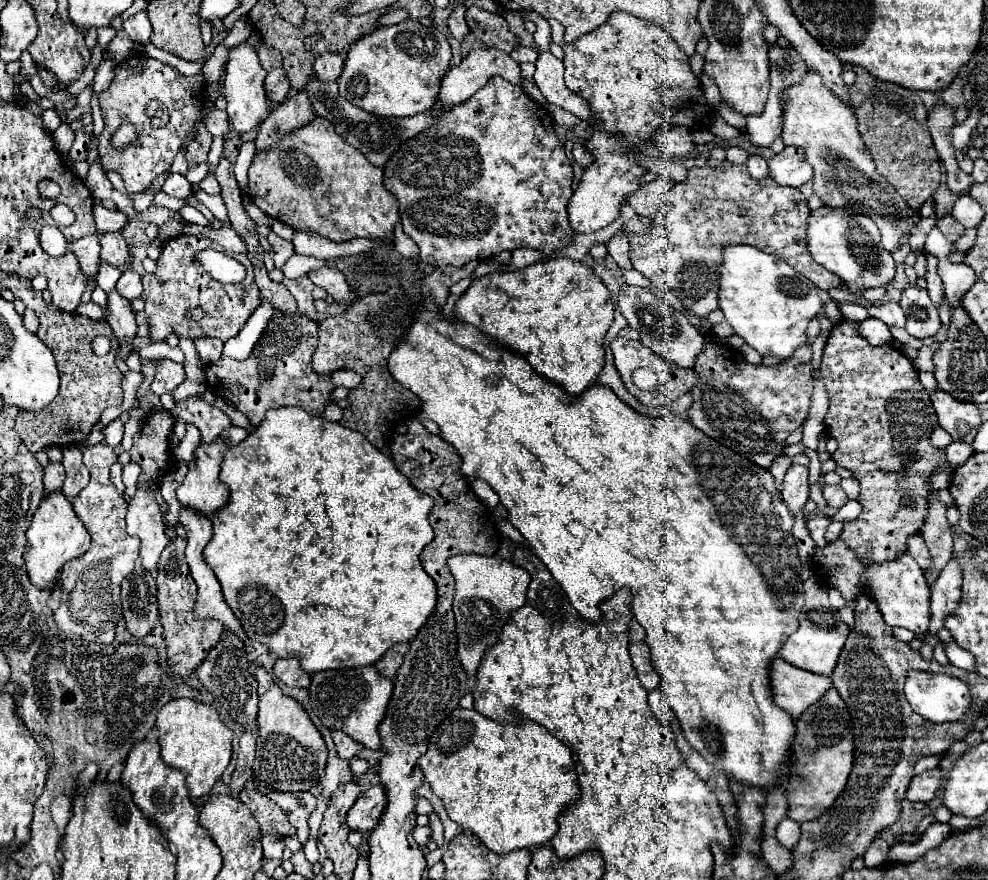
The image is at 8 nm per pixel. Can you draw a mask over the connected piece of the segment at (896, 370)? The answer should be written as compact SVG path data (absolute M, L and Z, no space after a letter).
M840 322L828 334L820 372L830 396L830 408L826 414L826 432L838 440L838 450L832 454L838 466L844 466L860 482L862 514L858 520L844 524L840 540L866 564L886 562L906 552L906 540L910 532L920 532L926 518L926 492L928 476L938 464L946 464L944 452L930 448L928 436L936 428L936 412L932 408L930 394L918 380L914 364L892 346L870 346L858 332L856 322Z

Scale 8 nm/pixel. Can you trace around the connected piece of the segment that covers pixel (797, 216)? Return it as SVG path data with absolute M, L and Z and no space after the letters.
M728 160L718 168L692 168L686 182L676 184L664 198L660 212L654 216L652 228L646 234L630 238L630 262L642 272L656 288L664 292L674 292L682 306L696 314L704 324L708 314L718 308L718 264L722 260L722 248L730 244L750 244L760 248L766 254L772 254L780 260L786 260L794 270L804 274L820 290L830 290L842 286L842 280L830 270L822 268L808 252L806 246L806 220L810 216L808 202L800 188L780 186L774 180L756 180L748 174L746 166L734 166Z

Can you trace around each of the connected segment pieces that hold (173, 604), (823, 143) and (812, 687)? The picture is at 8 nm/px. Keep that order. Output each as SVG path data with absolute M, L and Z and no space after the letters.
M176 536L162 552L158 562L158 604L160 604L160 618L164 626L164 638L168 644L168 662L172 672L188 676L194 672L202 660L206 658L206 652L220 640L220 634L224 626L218 620L200 620L194 616L194 604L196 604L196 582L190 576L190 568L184 558L186 540Z
M810 70L802 82L790 86L782 96L784 146L798 146L804 150L806 162L814 168L814 192L826 206L848 206L874 218L882 232L882 246L894 252L906 232L910 232L912 218L906 214L908 204L894 192L876 172L876 164L858 134L858 120L852 110L842 104L824 84L818 72Z
M780 656L770 664L770 688L778 708L788 712L792 720L824 696L826 688L832 684L830 676L814 676L812 672L794 668L786 664Z

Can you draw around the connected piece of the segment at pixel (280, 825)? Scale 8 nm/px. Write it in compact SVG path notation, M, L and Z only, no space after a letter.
M244 788L238 798L250 808L252 816L258 820L262 834L280 834L280 836L296 834L296 828L290 826L288 816L268 796Z

